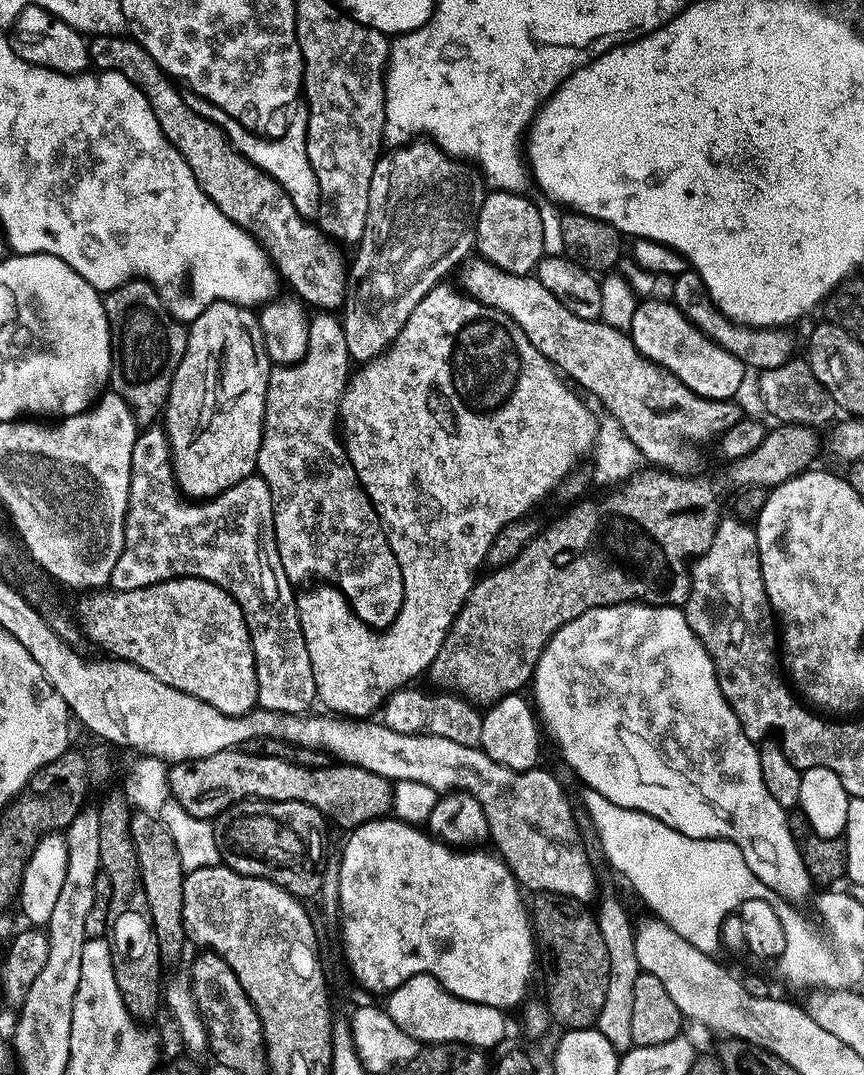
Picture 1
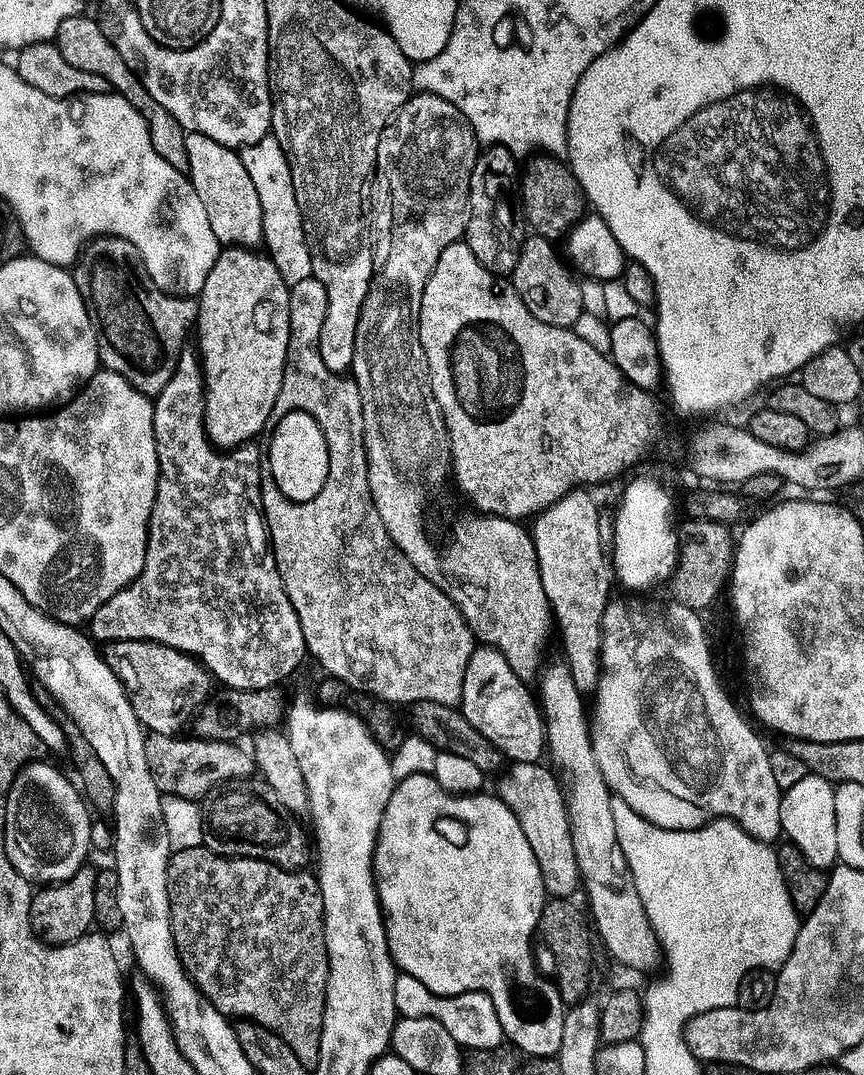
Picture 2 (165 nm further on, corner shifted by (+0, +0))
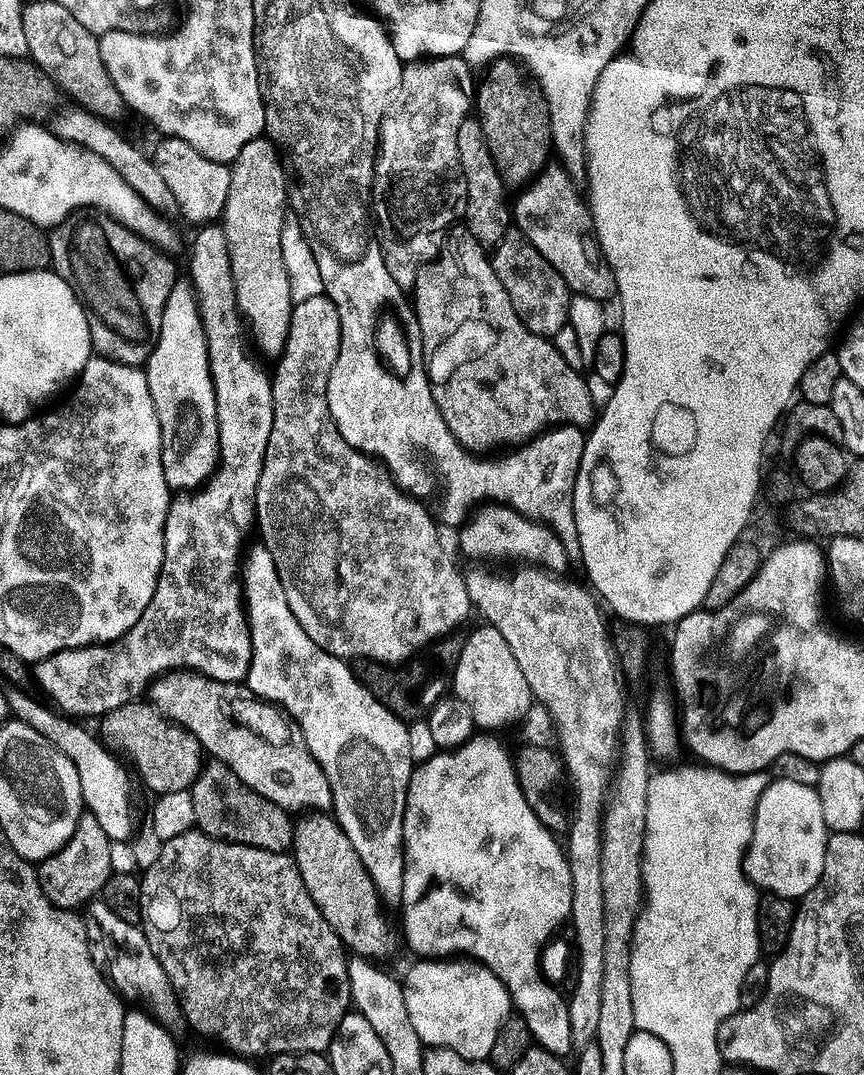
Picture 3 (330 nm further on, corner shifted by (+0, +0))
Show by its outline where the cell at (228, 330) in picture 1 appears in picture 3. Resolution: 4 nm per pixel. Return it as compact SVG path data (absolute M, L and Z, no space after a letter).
M268 138L250 142L231 169L230 198L224 207L222 227L230 250L236 301L255 347L279 358L288 341L294 307L282 258L282 230L290 216L290 172L280 149Z

